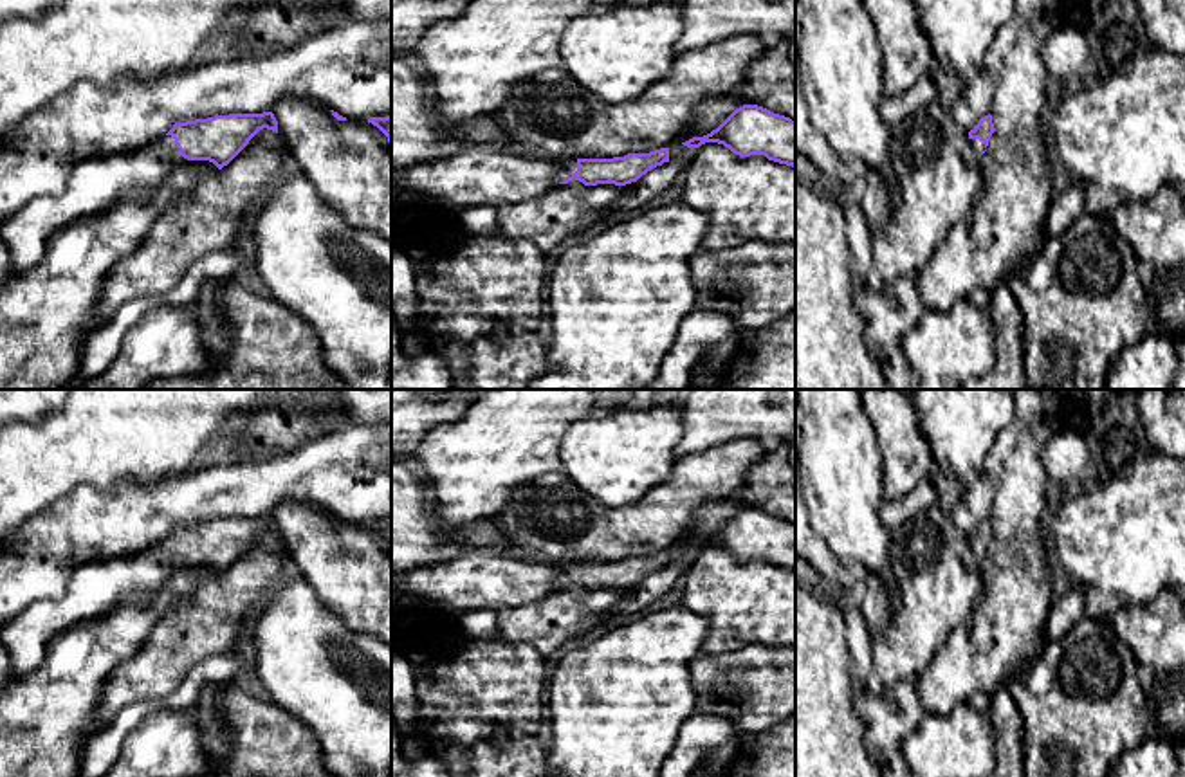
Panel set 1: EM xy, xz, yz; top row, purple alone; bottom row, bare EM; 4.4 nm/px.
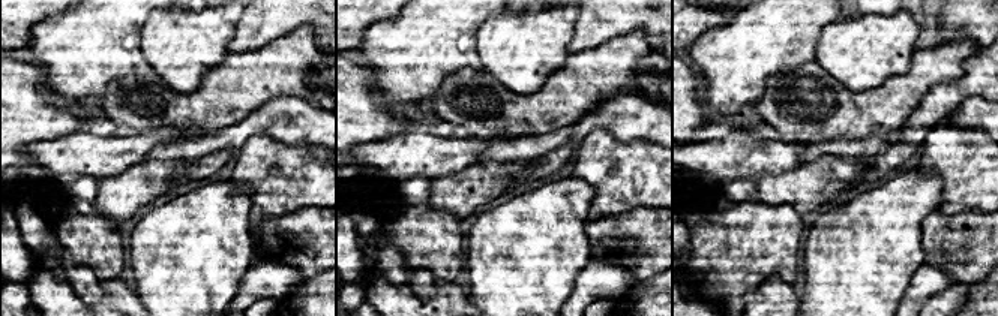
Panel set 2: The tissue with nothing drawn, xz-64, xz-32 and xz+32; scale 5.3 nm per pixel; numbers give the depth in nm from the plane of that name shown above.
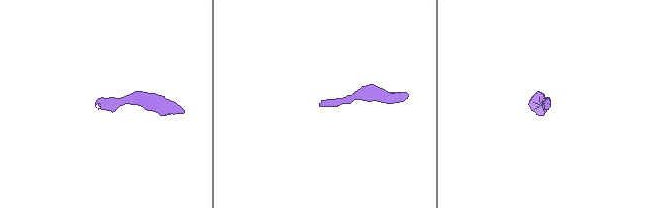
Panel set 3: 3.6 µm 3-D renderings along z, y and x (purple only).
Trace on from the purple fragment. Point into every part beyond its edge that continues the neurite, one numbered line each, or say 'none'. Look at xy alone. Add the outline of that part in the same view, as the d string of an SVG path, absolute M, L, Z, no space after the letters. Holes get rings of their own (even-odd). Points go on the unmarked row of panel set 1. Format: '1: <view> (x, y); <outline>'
1: xy (92, 588); M162 539L126 557L76 566L61 599L34 600L14 620L0 627L0 645L9 654L11 672L23 676L36 671L51 640L108 611L126 595L155 593L177 570L177 555L175 543Z

